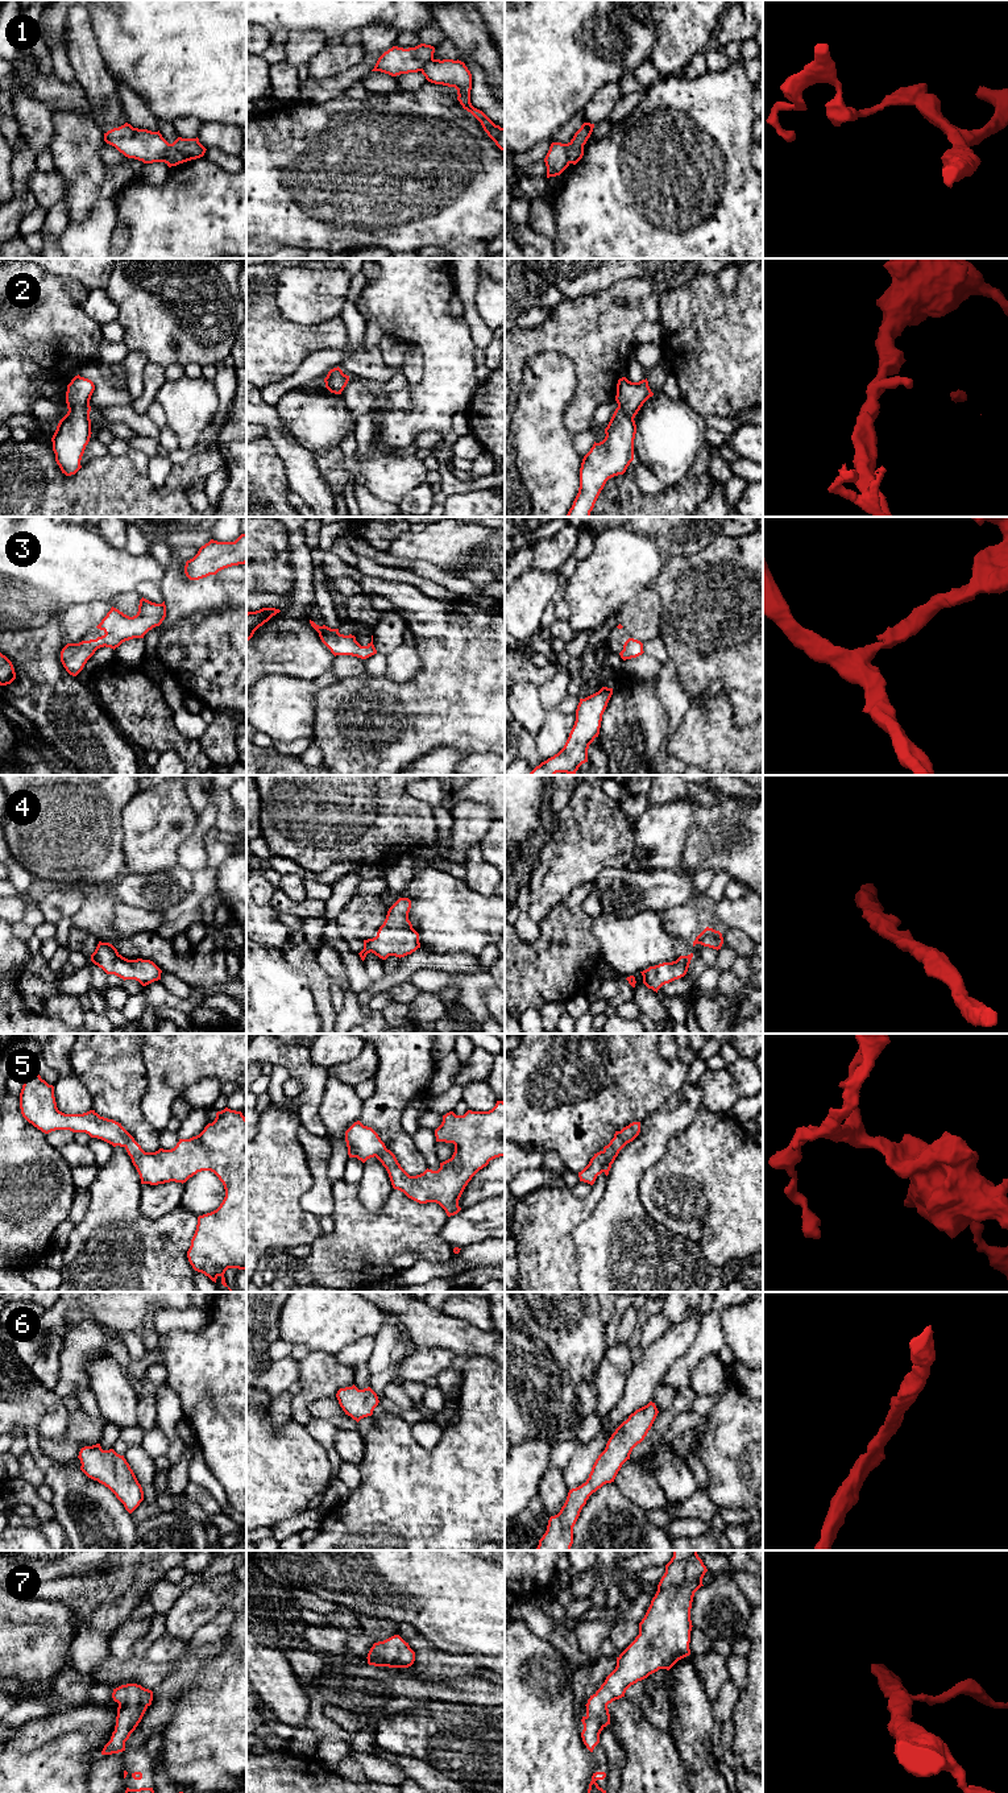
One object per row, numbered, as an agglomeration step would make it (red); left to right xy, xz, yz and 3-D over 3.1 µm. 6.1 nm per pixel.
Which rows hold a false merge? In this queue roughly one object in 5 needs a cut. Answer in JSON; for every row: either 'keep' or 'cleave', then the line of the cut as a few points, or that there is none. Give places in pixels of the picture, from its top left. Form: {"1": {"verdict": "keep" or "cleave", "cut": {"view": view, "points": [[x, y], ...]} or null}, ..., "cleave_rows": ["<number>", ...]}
{"1": {"verdict": "cleave", "cut": {"view": "xy", "points": [[168, 144], [168, 160], [175, 165]]}}, "2": {"verdict": "keep", "cut": null}, "3": {"verdict": "keep", "cut": null}, "4": {"verdict": "keep", "cut": null}, "5": {"verdict": "keep", "cut": null}, "6": {"verdict": "keep", "cut": null}, "7": {"verdict": "keep", "cut": null}, "cleave_rows": ["1"]}

